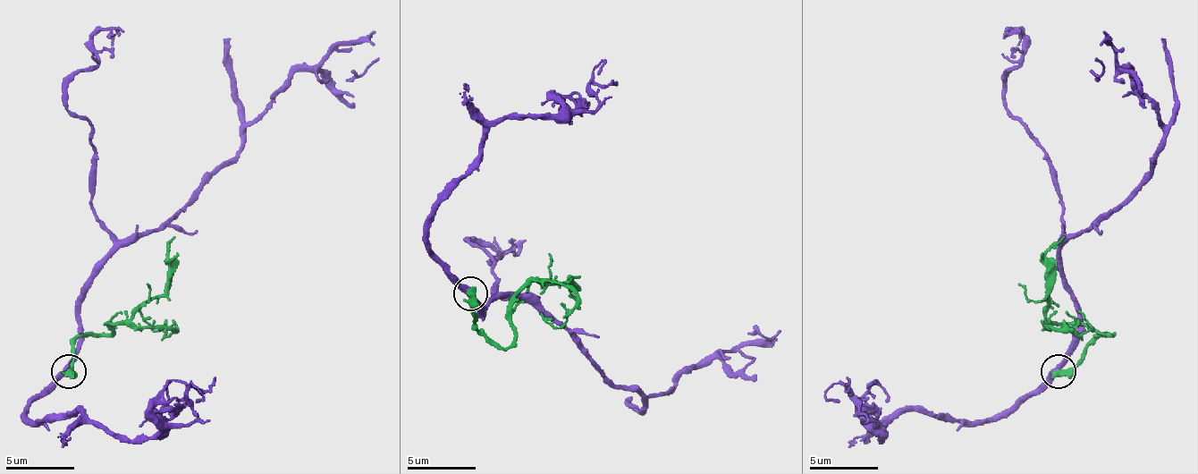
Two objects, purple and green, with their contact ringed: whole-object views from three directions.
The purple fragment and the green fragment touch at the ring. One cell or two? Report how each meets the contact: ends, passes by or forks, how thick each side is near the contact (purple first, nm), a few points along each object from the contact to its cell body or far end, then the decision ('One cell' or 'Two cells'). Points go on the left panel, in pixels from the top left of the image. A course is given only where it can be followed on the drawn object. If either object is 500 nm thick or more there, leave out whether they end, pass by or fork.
At the ring purple passes by. At the ring green passes by. Thickness 400 nm (purple) against 400 nm. Course of purple: (67, 370), (78, 301), (98, 270), (215, 173), (299, 70), (371, 42), (378, 56), (347, 80). Course of green: (67, 370), (71, 346), (81, 335), (113, 333), (109, 325), (174, 329), (164, 333), (154, 329), (139, 311). Two cells

